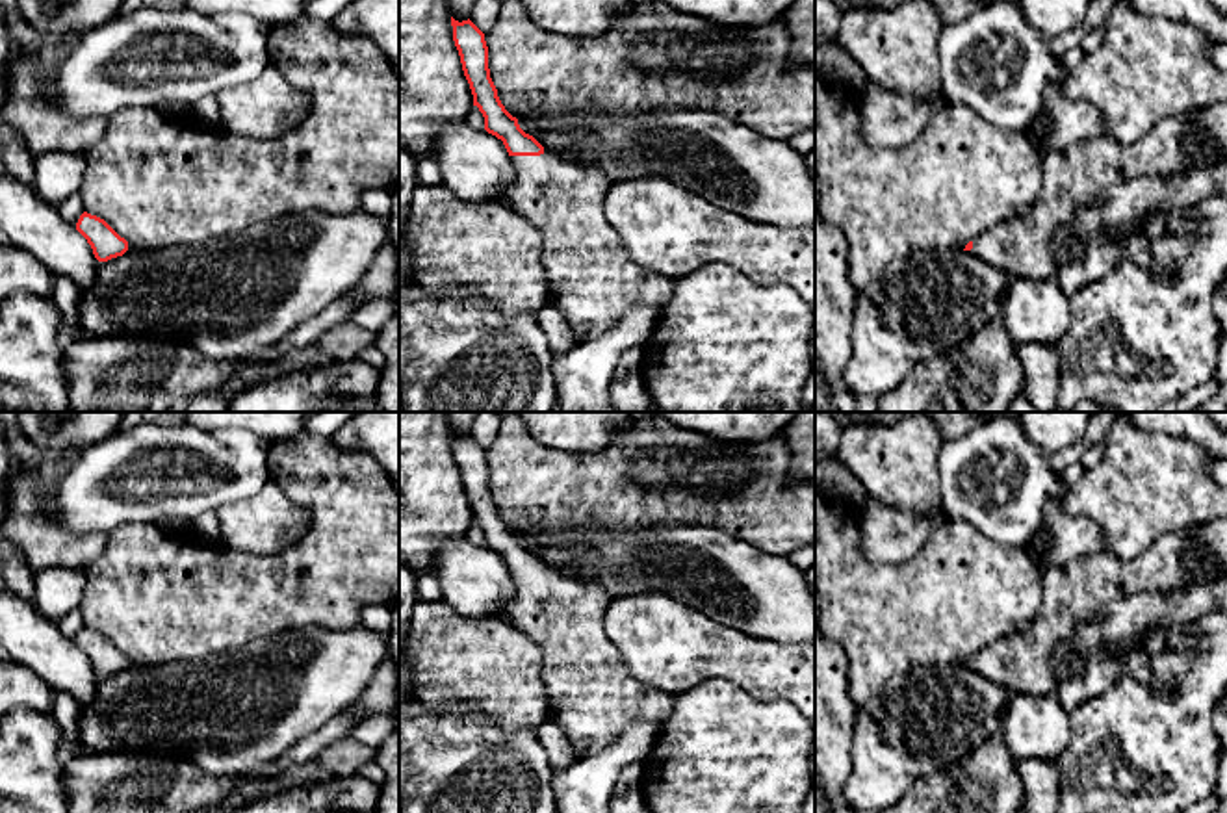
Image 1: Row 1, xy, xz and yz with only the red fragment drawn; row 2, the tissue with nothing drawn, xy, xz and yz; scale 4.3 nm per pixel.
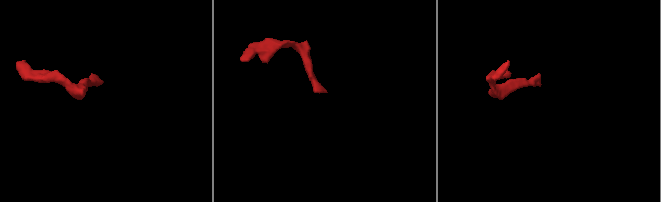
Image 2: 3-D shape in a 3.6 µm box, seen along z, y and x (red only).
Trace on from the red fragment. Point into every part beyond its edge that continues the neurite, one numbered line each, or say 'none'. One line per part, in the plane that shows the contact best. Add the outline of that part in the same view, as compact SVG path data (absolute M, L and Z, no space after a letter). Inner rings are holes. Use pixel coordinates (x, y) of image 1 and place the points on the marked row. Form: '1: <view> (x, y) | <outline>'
none

